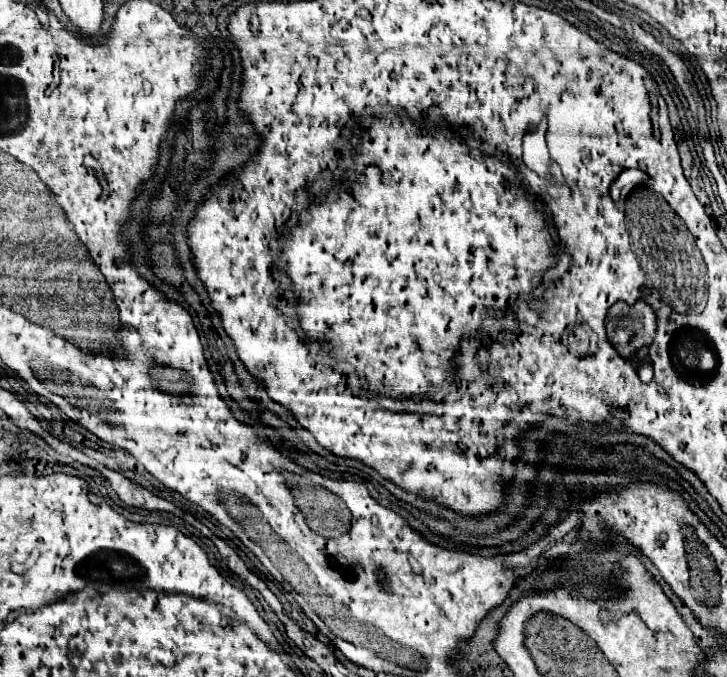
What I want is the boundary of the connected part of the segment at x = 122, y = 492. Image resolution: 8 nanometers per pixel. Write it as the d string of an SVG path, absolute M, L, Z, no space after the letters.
M98 465L100 473L106 477L106 481L112 485L112 489L116 491L116 495L130 507L140 507L140 509L148 509L148 511L170 511L170 513L176 513L174 511L174 505L170 501L164 501L156 495L152 495L148 489L144 489L142 485L134 483L132 479L124 477L122 473L118 471L112 471L104 465Z

